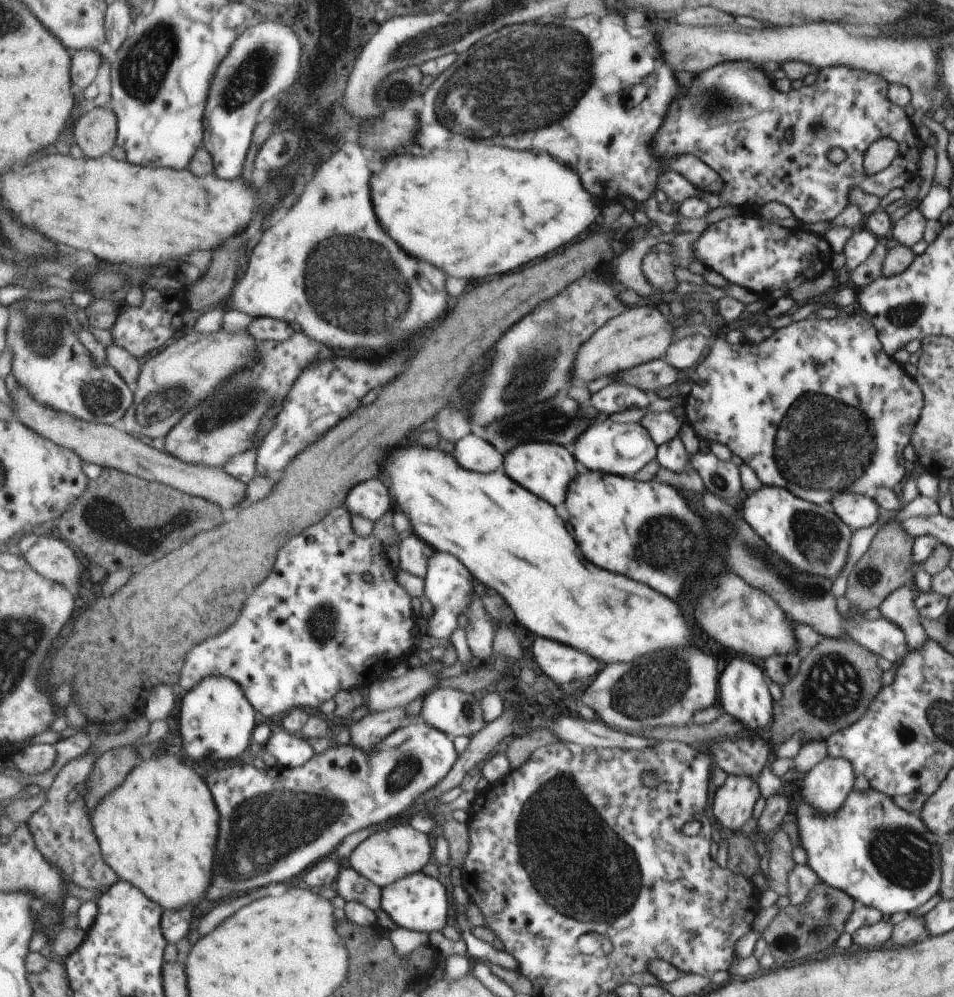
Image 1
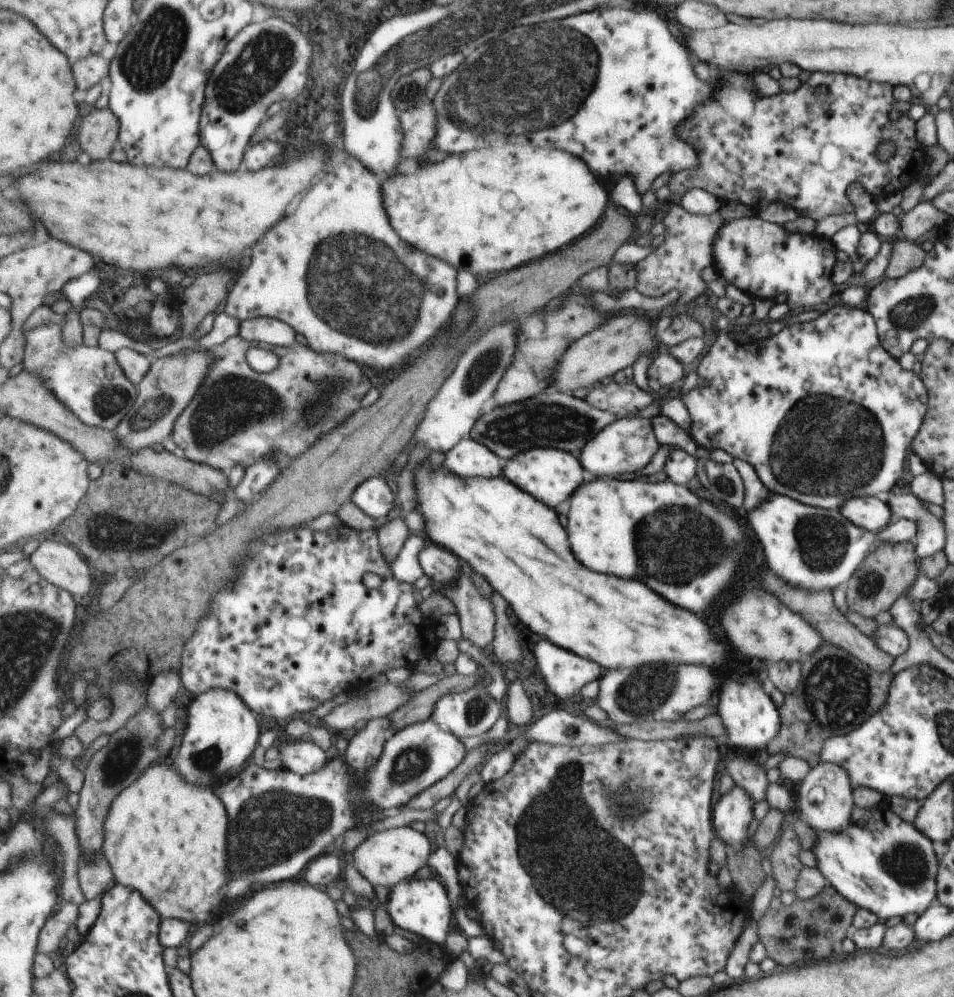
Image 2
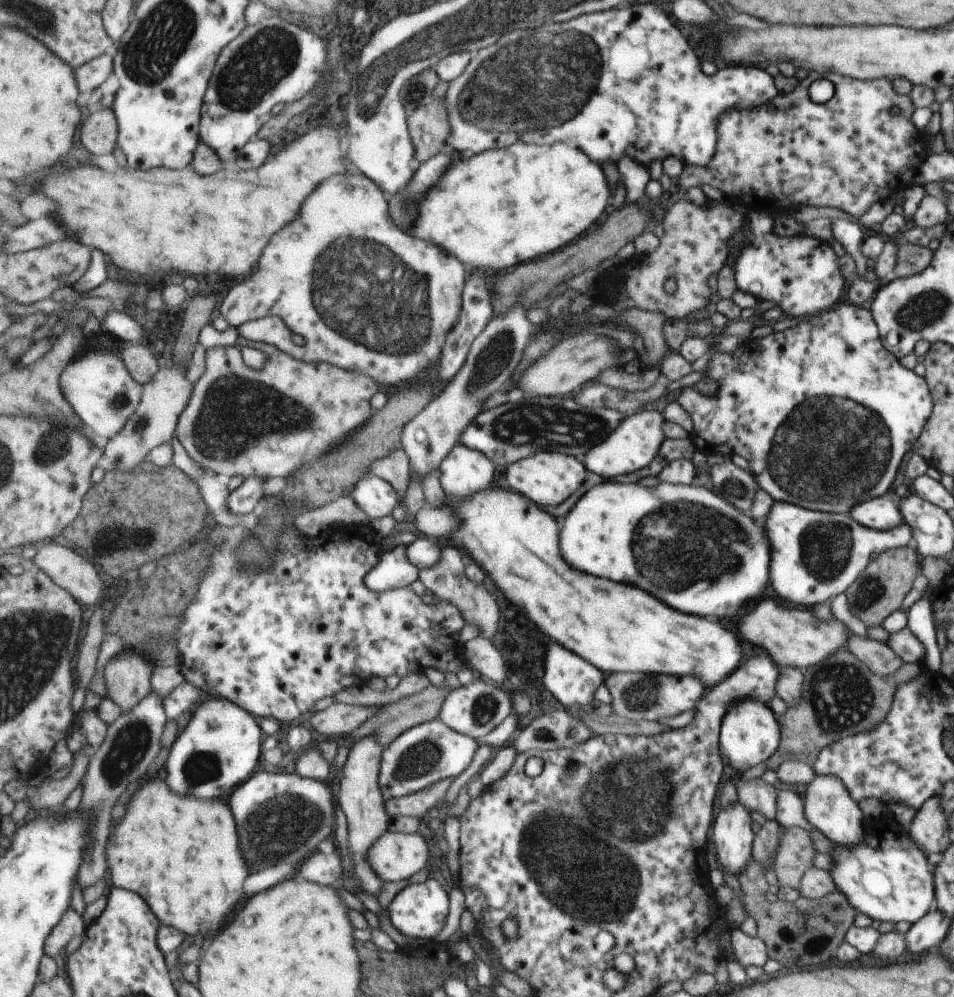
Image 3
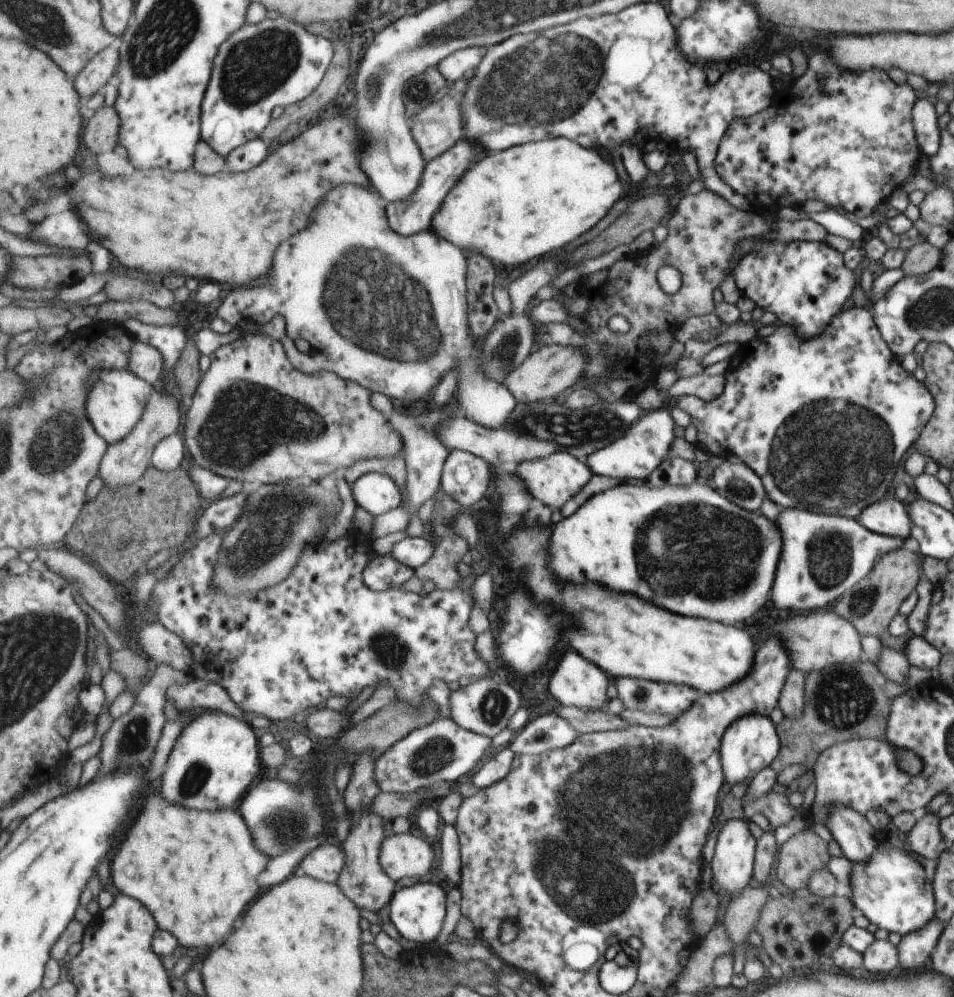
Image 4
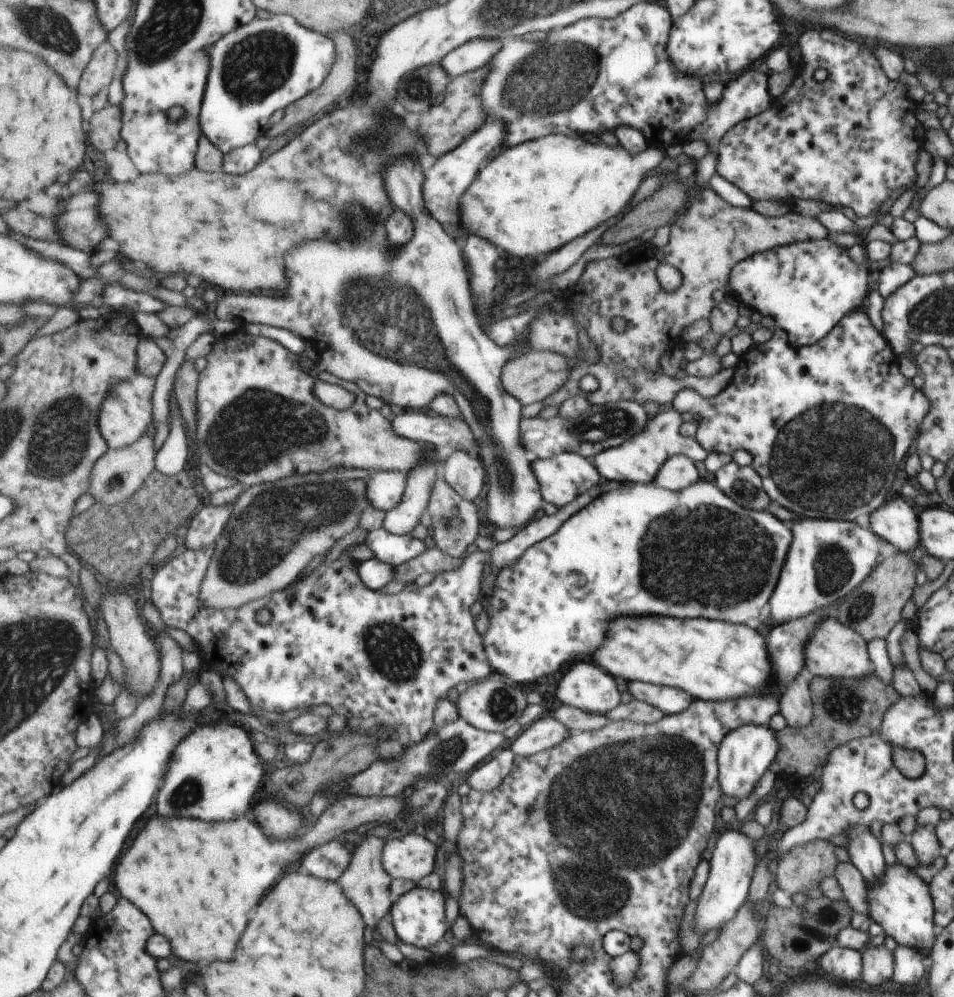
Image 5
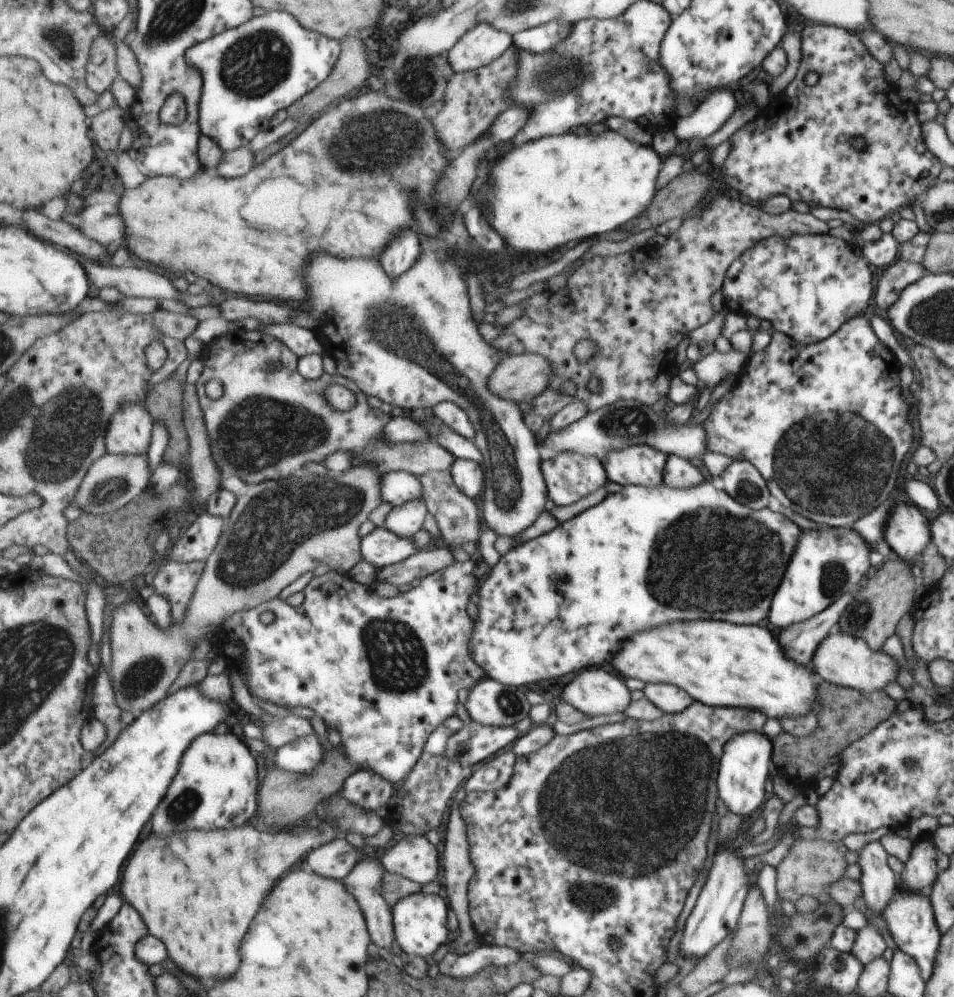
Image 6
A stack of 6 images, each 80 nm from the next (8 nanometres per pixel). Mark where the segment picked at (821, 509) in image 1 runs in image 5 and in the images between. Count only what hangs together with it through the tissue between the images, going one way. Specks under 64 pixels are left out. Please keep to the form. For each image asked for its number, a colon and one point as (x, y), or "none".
2: (812, 549)
3: (817, 555)
4: (826, 555)
5: (827, 558)

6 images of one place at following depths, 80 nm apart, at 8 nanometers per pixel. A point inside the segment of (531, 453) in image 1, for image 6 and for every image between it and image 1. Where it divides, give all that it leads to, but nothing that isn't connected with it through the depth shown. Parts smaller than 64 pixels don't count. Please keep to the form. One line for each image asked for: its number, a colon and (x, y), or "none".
2: (550, 475)
3: (547, 478)
4: (552, 480)
5: (562, 477)
6: (569, 476)

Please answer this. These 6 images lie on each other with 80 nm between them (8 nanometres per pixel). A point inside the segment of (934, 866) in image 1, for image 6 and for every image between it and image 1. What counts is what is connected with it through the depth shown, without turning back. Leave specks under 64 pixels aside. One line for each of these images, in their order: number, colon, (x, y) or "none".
2: (879, 863)
3: (885, 877)
4: (889, 888)
5: (899, 902)
6: (908, 915)

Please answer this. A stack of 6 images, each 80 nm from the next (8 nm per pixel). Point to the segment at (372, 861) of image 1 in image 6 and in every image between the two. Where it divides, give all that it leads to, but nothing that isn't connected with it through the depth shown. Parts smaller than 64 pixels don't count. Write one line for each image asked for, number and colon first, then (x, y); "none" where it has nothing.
2: (387, 858)
3: (395, 856)
4: (402, 856)
5: (411, 856)
6: (414, 857)

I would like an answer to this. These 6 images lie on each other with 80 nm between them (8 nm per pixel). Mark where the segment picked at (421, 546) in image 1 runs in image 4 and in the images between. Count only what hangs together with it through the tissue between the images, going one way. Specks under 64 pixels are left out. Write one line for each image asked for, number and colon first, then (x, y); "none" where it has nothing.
2: (406, 566)
3: (395, 570)
4: (384, 573)

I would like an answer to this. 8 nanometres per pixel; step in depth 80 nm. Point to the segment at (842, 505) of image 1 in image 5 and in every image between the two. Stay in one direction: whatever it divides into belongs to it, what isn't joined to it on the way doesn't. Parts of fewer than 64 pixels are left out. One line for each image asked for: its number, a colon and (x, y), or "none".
2: (870, 514)
3: (877, 513)
4: (888, 517)
5: (895, 522)

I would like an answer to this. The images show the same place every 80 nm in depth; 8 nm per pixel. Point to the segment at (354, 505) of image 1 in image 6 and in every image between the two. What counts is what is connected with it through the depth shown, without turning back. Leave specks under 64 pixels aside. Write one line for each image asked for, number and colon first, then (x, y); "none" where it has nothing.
2: (375, 497)
3: (374, 496)
4: (376, 494)
5: (386, 490)
6: (398, 487)

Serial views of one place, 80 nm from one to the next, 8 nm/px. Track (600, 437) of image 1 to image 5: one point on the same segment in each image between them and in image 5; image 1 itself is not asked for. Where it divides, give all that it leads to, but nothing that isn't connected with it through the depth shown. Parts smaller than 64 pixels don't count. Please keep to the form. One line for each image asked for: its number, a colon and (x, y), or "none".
2: (624, 446)
3: (633, 443)
4: (643, 447)
5: (638, 459)

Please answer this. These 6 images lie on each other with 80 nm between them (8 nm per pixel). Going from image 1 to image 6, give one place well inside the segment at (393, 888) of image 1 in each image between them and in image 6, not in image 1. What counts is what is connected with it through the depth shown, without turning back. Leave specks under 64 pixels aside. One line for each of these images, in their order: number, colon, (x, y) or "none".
2: (422, 907)
3: (420, 910)
4: (418, 913)
5: (418, 916)
6: (421, 921)

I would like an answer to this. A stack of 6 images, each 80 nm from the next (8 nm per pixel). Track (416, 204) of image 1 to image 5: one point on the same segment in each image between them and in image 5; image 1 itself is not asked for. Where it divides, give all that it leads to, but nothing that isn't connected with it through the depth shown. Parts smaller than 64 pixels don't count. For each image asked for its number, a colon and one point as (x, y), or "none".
2: (498, 208)
3: (497, 210)
4: (514, 206)
5: (532, 199)

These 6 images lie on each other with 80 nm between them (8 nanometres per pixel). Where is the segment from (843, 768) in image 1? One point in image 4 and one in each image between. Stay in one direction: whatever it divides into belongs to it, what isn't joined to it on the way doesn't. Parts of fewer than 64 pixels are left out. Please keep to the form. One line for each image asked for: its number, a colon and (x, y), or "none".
2: (824, 797)
3: (827, 807)
4: (857, 840)

